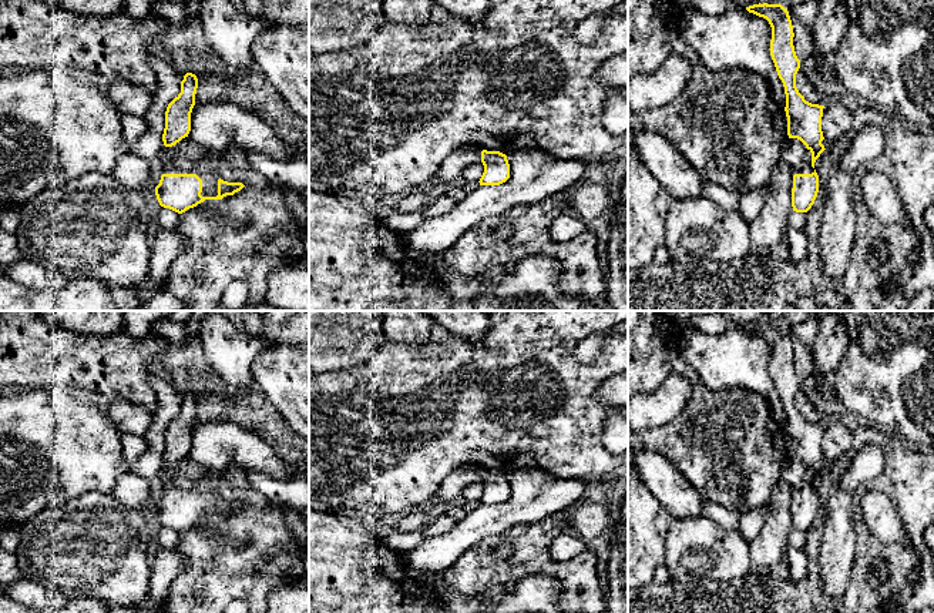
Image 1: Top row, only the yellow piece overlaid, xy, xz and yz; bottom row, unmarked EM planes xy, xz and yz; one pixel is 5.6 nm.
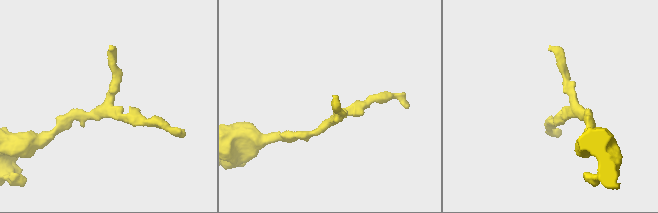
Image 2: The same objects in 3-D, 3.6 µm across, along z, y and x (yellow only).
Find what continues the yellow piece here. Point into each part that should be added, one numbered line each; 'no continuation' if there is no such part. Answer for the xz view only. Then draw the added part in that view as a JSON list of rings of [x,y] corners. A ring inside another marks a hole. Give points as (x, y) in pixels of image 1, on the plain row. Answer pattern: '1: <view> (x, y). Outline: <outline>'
no continuation

